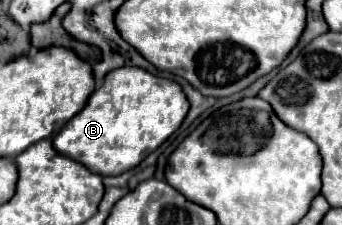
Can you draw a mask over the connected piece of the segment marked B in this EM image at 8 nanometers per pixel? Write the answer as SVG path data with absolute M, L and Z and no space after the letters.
M121 66L121 70L111 70L103 84L89 96L85 108L75 114L53 138L53 148L67 158L85 164L91 172L99 176L119 176L129 168L135 168L147 154L157 150L183 122L189 112L189 102L181 86L173 80L153 76L137 66Z

